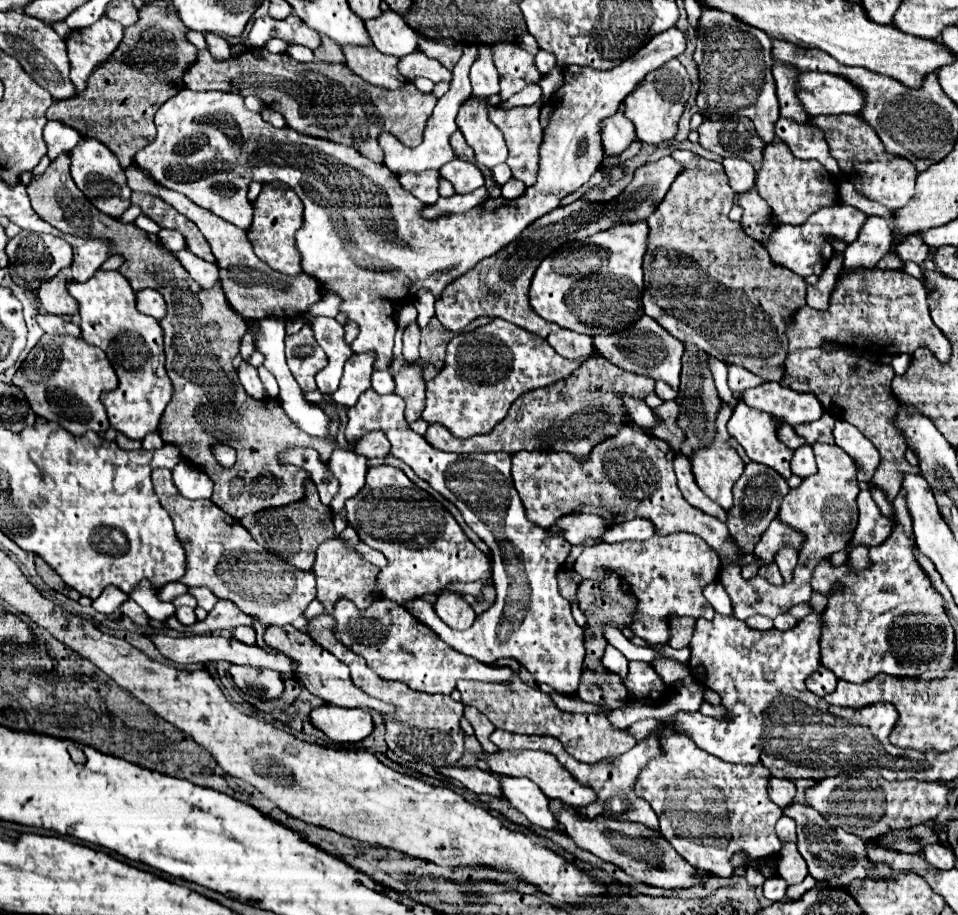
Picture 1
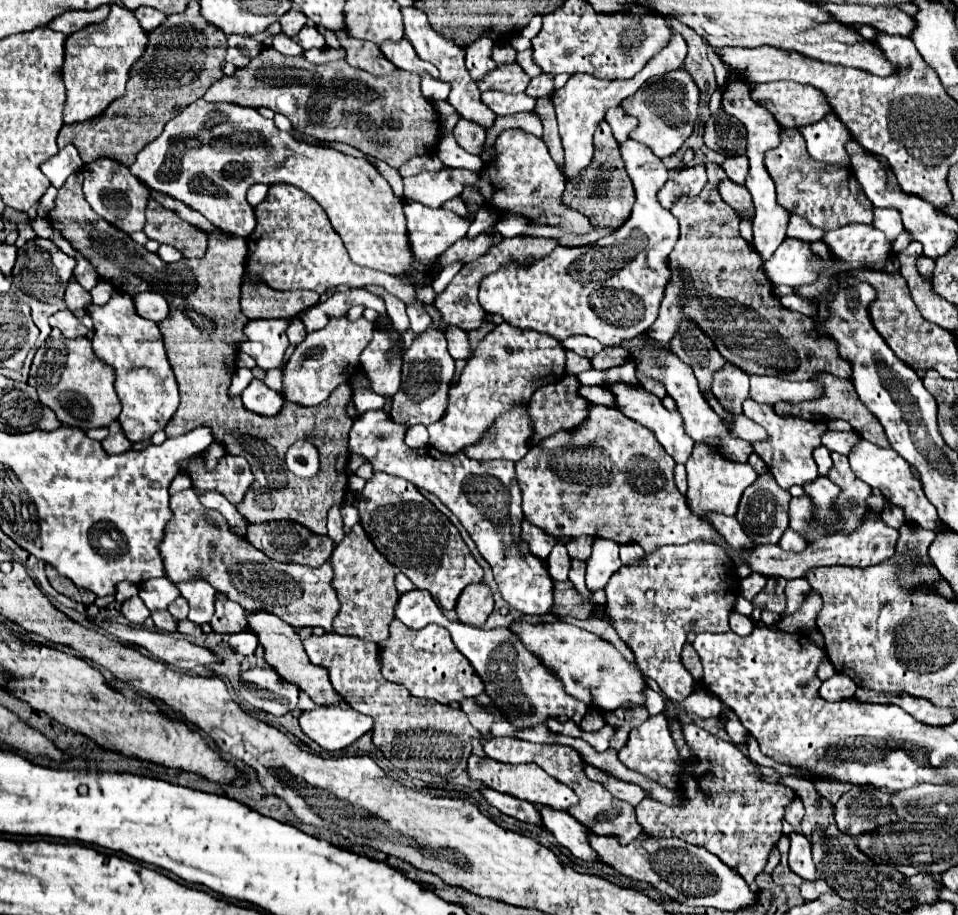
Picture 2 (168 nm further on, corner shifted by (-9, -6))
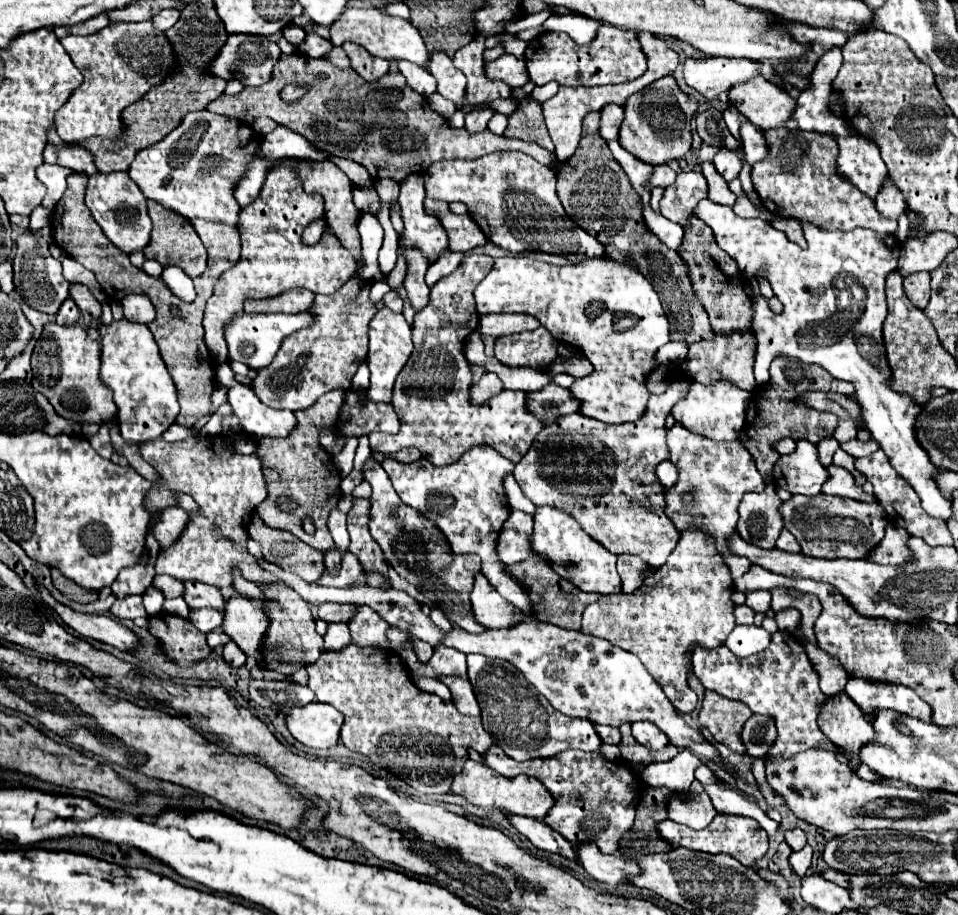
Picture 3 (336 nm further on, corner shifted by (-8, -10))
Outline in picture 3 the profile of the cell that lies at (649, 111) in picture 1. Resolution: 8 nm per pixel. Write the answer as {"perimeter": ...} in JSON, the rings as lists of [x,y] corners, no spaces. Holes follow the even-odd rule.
{"perimeter":[[[664,76],[628,98],[628,102],[624,106],[626,118],[620,126],[618,142],[630,154],[634,154],[636,158],[640,158],[642,162],[648,162],[652,166],[682,158],[692,146],[690,120],[692,120],[696,108],[698,108],[696,98],[686,96],[678,88],[678,84],[672,76]]]}

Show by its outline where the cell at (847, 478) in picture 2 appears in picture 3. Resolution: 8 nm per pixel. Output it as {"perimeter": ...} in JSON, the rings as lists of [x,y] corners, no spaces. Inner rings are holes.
{"perimeter":[[[838,448],[838,450],[836,450],[836,454],[834,454],[834,464],[836,464],[836,466],[842,466],[842,468],[846,468],[846,470],[850,470],[850,472],[854,474],[856,482],[858,482],[860,486],[866,482],[866,478],[862,478],[862,476],[860,476],[860,472],[854,468],[854,458],[852,458],[850,454],[846,454],[842,448]]]}

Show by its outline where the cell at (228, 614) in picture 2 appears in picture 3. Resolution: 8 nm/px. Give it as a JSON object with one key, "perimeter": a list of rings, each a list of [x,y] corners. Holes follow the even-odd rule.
{"perimeter":[[[184,582],[184,594],[182,598],[186,600],[190,610],[198,610],[204,606],[212,606],[222,610],[224,608],[224,596],[216,586],[204,584],[204,582]]]}

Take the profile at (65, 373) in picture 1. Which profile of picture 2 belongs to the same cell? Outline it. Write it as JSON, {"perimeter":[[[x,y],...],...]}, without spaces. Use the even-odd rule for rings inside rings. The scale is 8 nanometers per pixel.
{"perimeter":[[[57,328],[49,334],[45,346],[41,346],[33,358],[29,384],[37,388],[39,400],[57,414],[57,420],[65,426],[75,426],[81,430],[105,428],[117,420],[121,404],[113,390],[115,370],[113,366],[101,362],[91,348],[89,338],[71,340],[65,338]],[[55,344],[63,344],[57,348]]]}

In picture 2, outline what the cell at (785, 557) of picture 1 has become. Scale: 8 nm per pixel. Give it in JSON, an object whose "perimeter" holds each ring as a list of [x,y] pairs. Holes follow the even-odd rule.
{"perimeter":[[[785,530],[785,534],[781,536],[779,540],[779,546],[785,550],[785,552],[803,552],[807,548],[807,544],[803,542],[803,538],[795,532],[795,530]]]}

